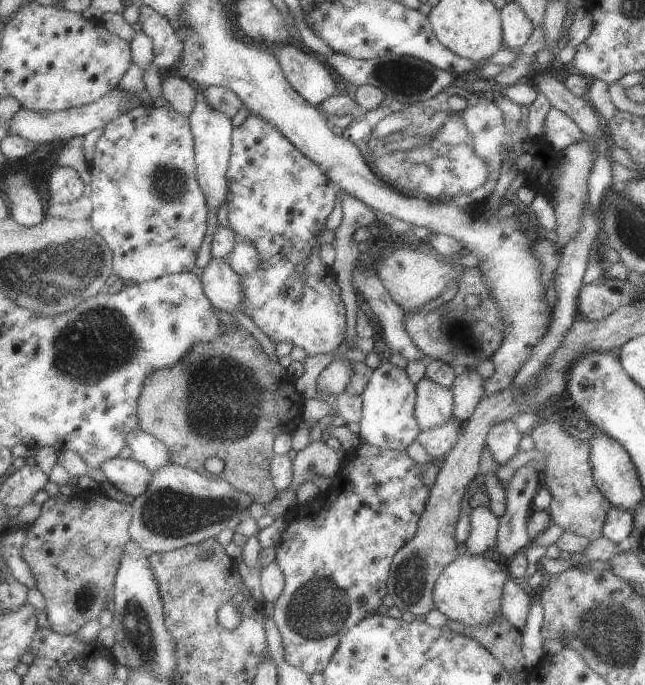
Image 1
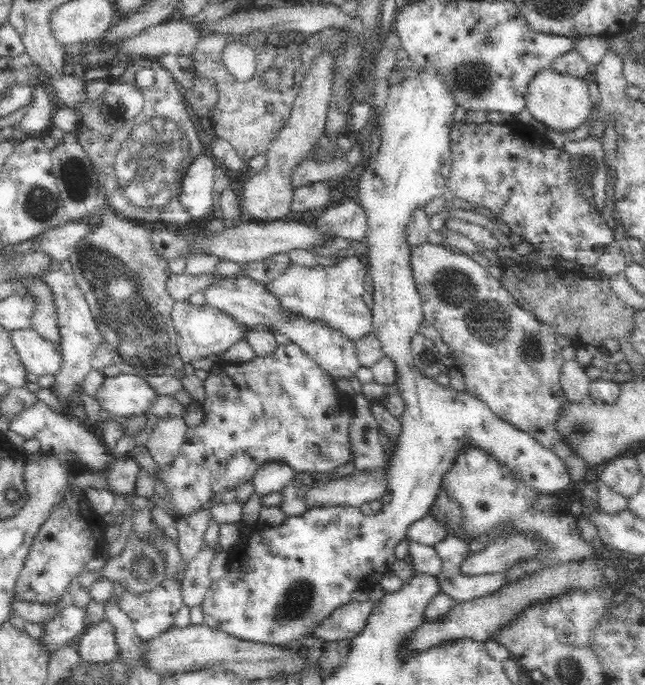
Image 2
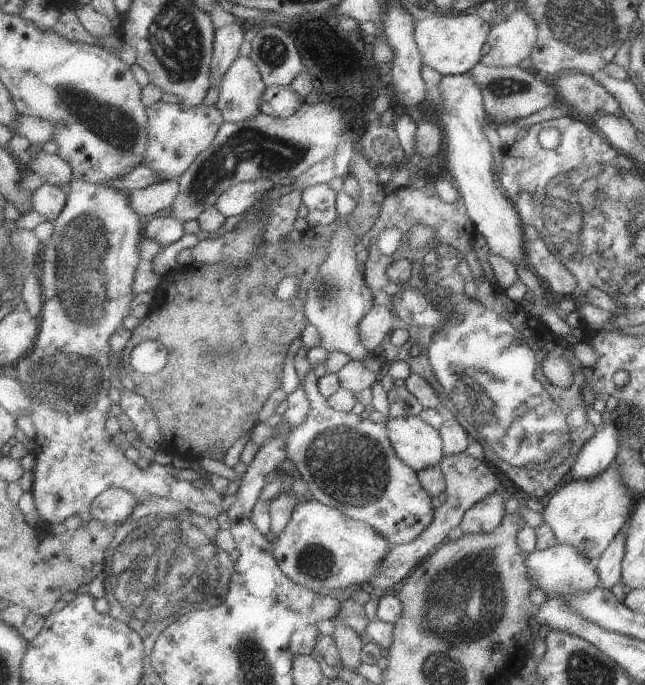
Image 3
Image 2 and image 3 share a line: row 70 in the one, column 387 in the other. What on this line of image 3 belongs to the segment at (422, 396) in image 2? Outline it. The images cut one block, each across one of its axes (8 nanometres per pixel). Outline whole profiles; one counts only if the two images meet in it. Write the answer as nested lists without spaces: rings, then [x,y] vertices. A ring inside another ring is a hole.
[[[420,415],[408,417],[389,417],[386,421],[390,439],[396,453],[416,471],[422,471],[440,464],[444,457],[444,442],[439,429],[431,426]]]

